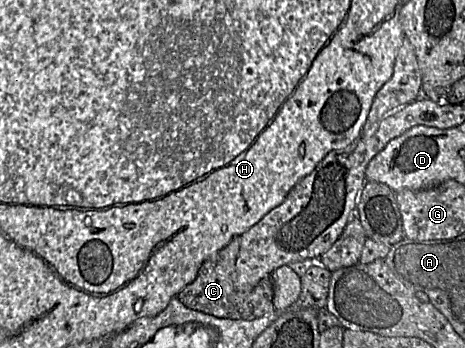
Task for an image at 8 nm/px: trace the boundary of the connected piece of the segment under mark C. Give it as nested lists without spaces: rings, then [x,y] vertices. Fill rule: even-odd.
[[[237,236],[201,265],[194,281],[178,293],[177,299],[189,309],[233,320],[253,320],[276,311],[273,305],[273,286],[270,277],[262,279],[248,293],[235,289],[235,265],[239,249],[240,236]]]

